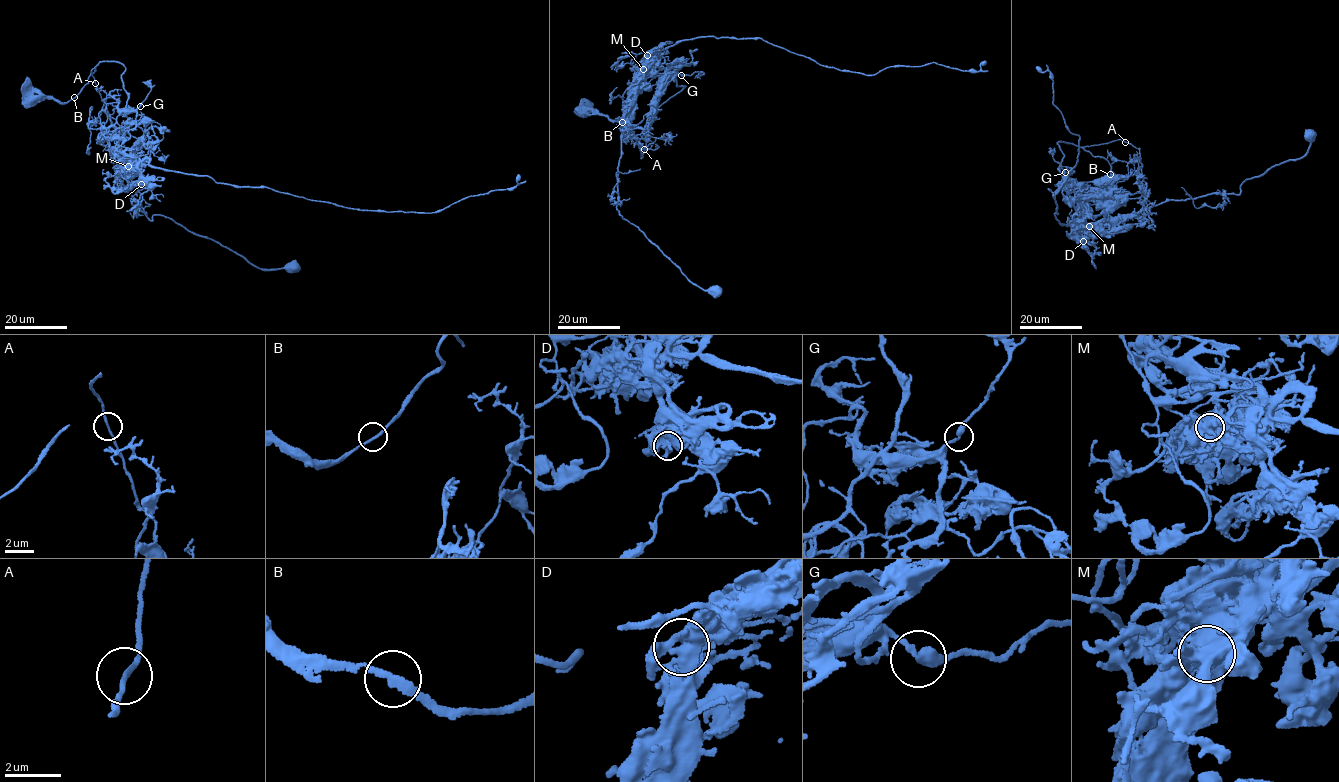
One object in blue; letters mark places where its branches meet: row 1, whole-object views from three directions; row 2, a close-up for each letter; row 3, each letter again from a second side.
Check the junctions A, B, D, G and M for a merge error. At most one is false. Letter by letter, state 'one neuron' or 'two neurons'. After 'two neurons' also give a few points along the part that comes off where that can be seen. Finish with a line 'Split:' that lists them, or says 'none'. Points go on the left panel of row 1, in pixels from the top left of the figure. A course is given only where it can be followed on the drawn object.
A: one neuron
B: one neuron
D: one neuron
G: one neuron
M: two neurons | (128, 166), (145, 162), (207, 175), (217, 183), (265, 186), (351, 208), (428, 213), (516, 186), (519, 174)
Split: M

